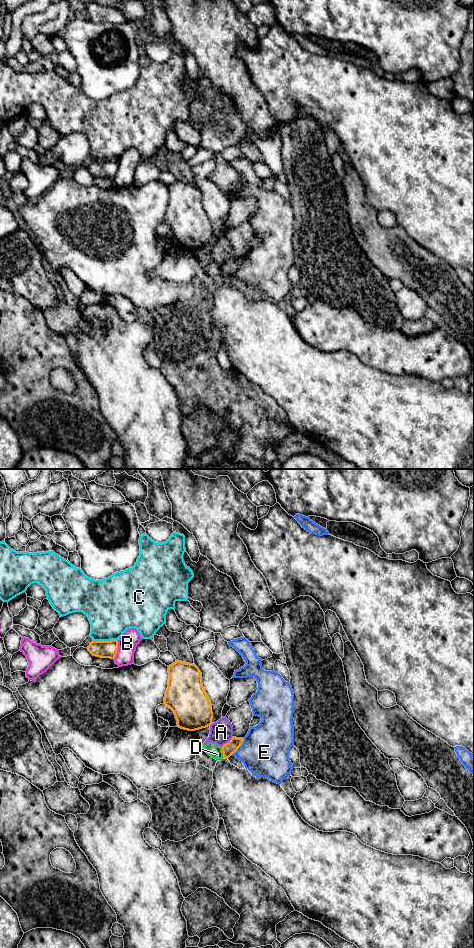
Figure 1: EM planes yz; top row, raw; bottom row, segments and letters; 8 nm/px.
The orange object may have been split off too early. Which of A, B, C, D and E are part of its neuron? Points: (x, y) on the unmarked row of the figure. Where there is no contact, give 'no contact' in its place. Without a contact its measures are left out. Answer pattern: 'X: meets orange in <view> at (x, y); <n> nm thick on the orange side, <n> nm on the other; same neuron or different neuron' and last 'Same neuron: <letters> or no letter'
A: meets orange in yz at (228, 262); 100 nm thick on the orange side, 190 nm on the other; different neuron
B: meets orange in yz at (117, 170); 140 nm thick on the orange side, 160 nm on the other; different neuron
C: meets orange in yz at (105, 161); 140 nm thick on the orange side, 380 nm on the other; different neuron
D: meets orange in yz at (222, 271); 100 nm thick on the orange side, 110 nm on the other; different neuron
E: meets orange in yz at (239, 266); 100 nm thick on the orange side, 380 nm on the other; different neuron
Same neuron: no letter

